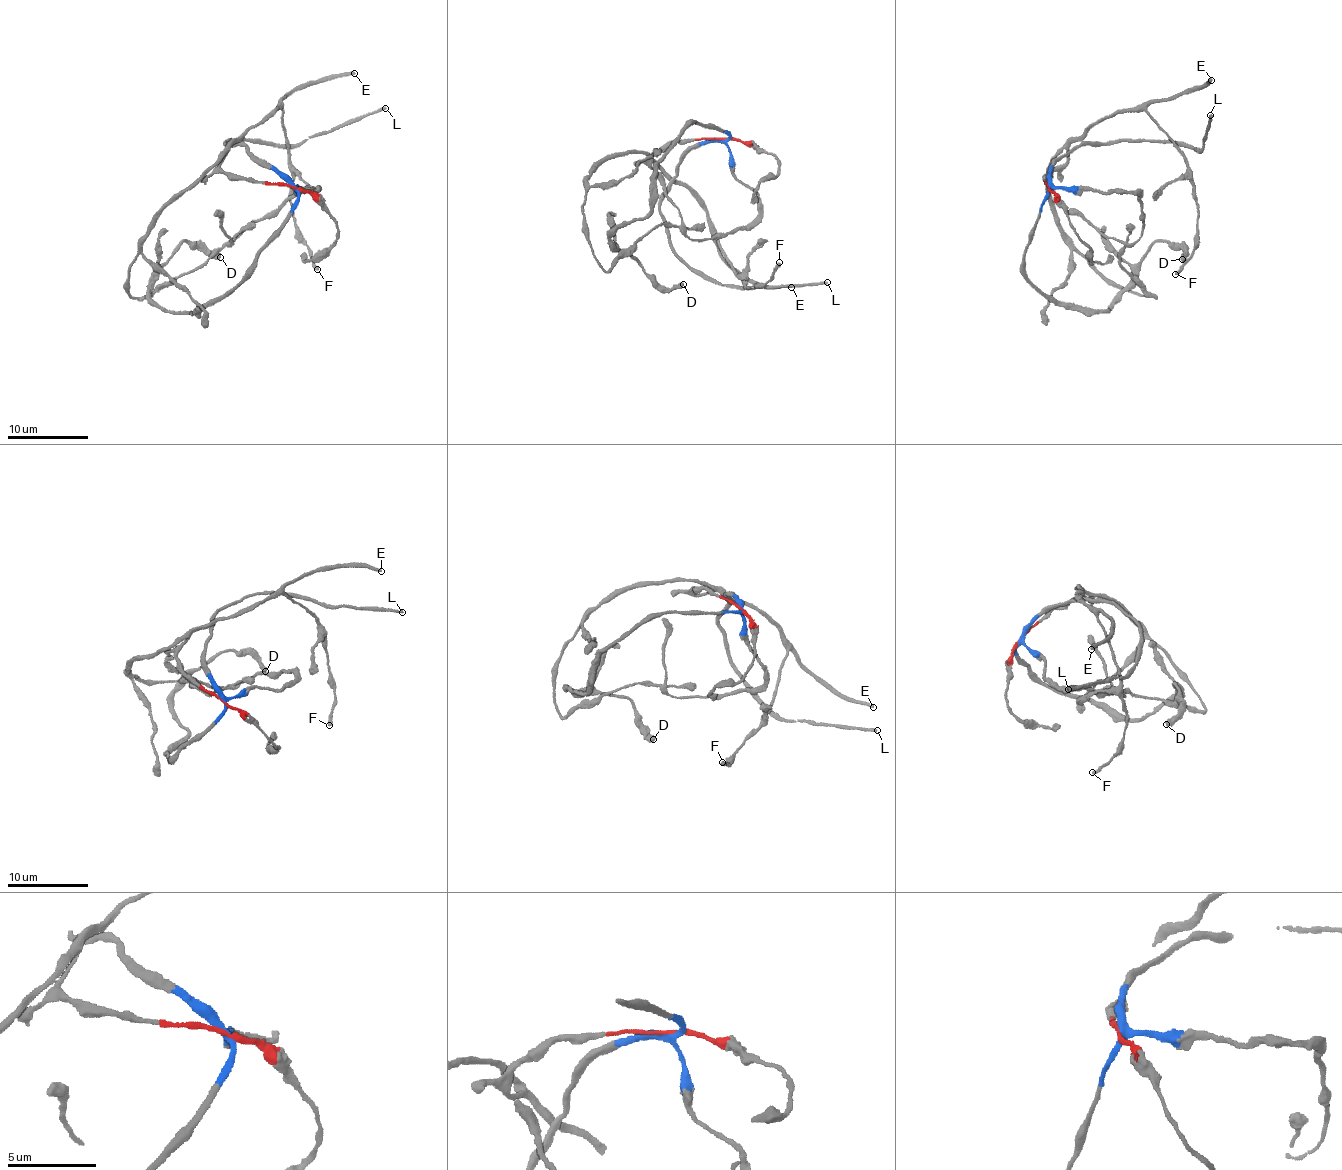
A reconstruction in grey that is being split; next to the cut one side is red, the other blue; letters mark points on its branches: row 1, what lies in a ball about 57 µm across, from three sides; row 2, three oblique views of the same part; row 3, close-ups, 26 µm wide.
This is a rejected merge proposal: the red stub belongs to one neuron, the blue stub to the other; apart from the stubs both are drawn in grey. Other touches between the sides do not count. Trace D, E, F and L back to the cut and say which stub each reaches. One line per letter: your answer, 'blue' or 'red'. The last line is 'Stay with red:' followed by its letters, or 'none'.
D: blue
E: red
F: red
L: blue
Stay with red: E, F

